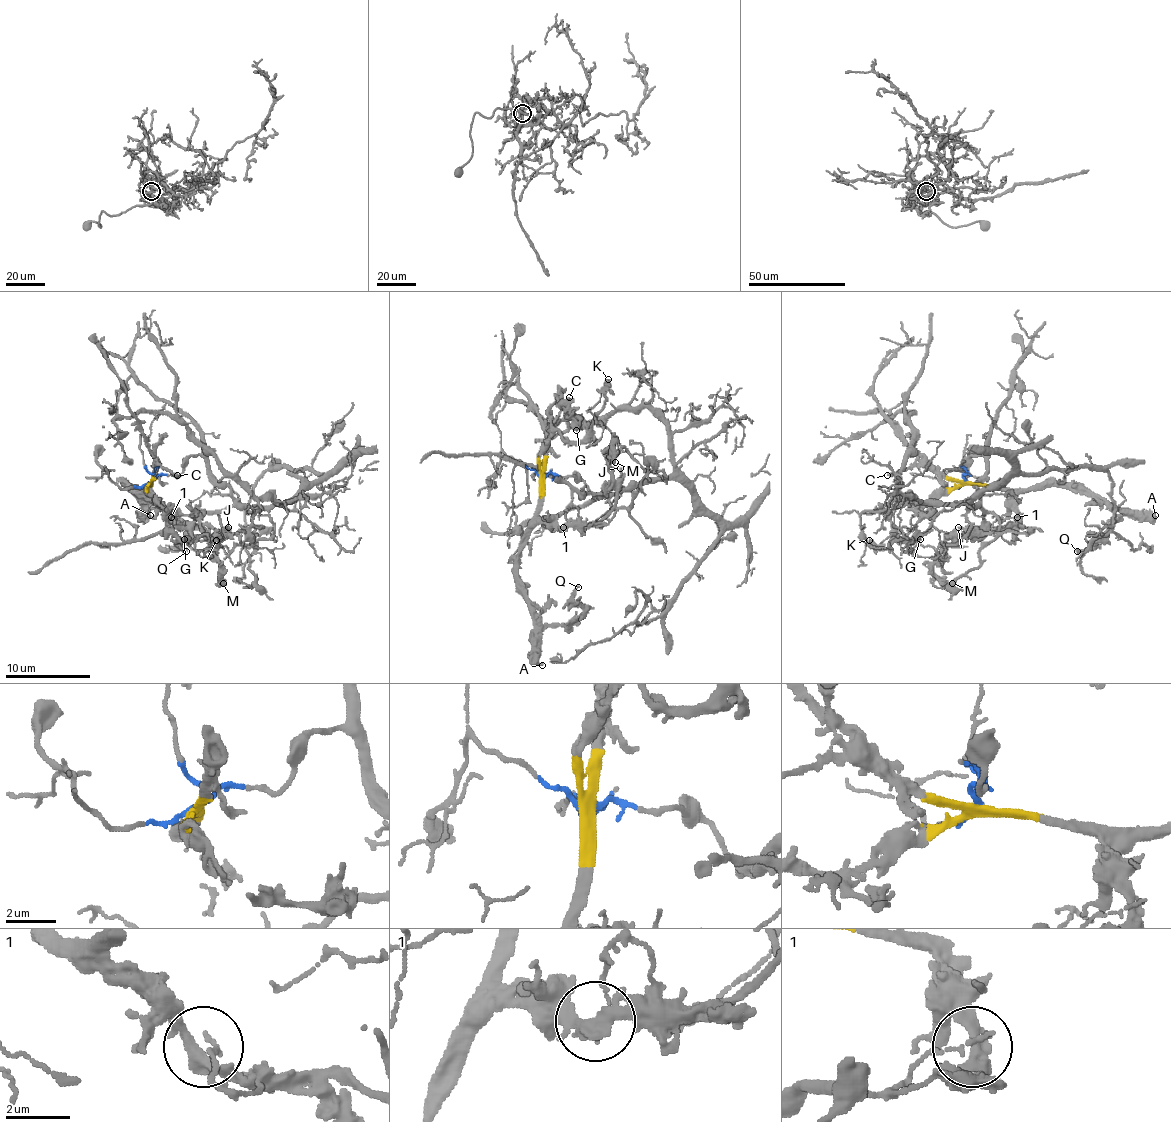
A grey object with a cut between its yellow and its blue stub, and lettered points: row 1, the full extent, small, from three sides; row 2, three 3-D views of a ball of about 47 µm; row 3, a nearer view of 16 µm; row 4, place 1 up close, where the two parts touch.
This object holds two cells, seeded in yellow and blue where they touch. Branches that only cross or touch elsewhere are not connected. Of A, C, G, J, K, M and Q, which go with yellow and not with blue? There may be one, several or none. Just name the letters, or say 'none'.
A, C, G, J, K, M, Q

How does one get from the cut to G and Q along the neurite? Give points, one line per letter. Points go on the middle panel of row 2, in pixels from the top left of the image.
G: (541, 476), (539, 450), (549, 435), (549, 408), (556, 401), (573, 412), (573, 427), (577, 431)
Q: (541, 476), (536, 518), (517, 561), (517, 591), (543, 625), (568, 625), (583, 612), (575, 599), (579, 586)

